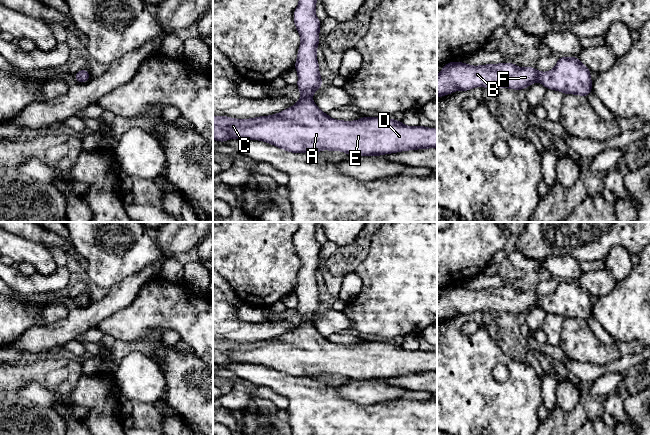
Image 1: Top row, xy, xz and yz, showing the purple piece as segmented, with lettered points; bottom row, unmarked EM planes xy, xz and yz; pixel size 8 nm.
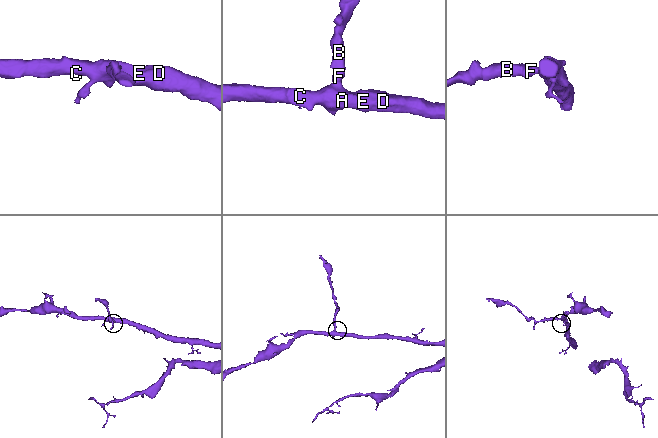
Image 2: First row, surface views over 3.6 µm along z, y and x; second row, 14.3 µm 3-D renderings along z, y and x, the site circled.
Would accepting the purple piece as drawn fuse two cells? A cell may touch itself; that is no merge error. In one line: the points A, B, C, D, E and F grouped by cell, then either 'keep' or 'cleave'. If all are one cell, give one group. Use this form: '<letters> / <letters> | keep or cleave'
A B C D E F | keep

